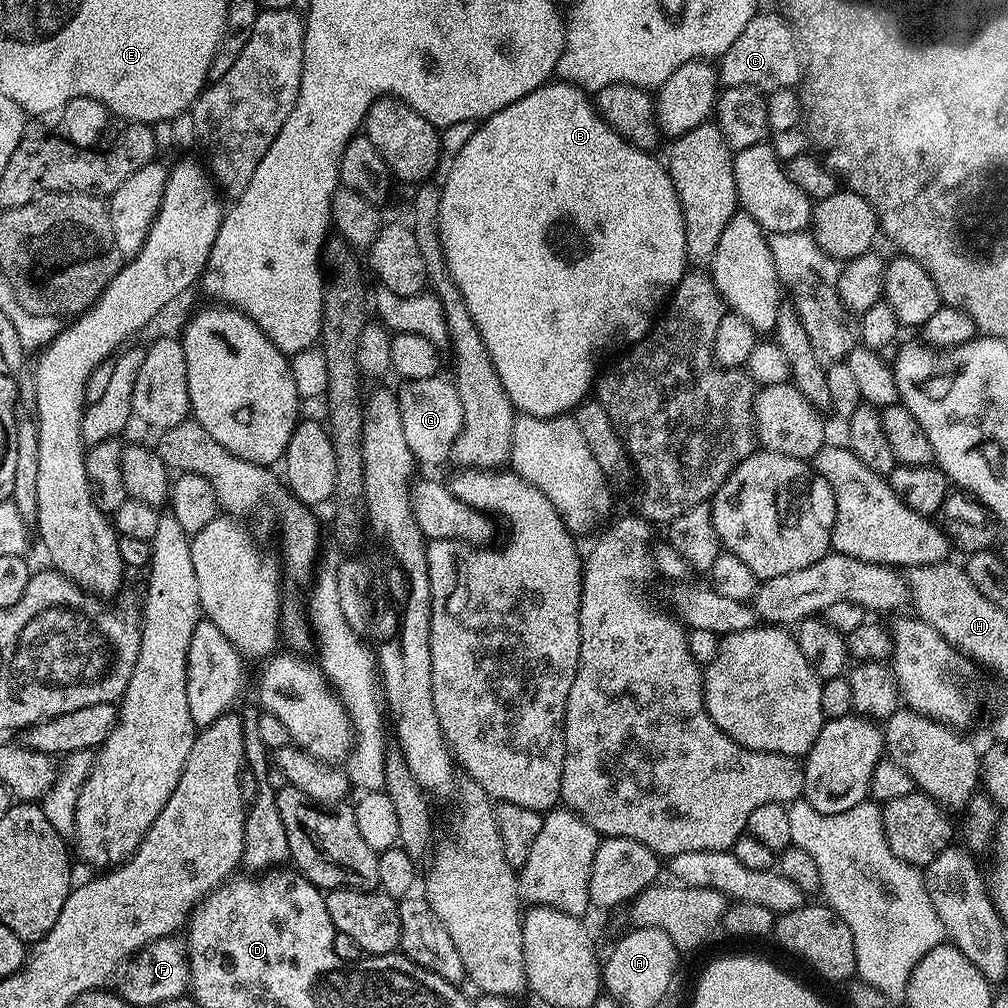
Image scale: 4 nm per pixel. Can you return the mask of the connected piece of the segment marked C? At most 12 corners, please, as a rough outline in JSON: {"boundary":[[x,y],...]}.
{"boundary":[[757,11],[719,57],[724,88],[795,89],[806,71],[792,25]]}

